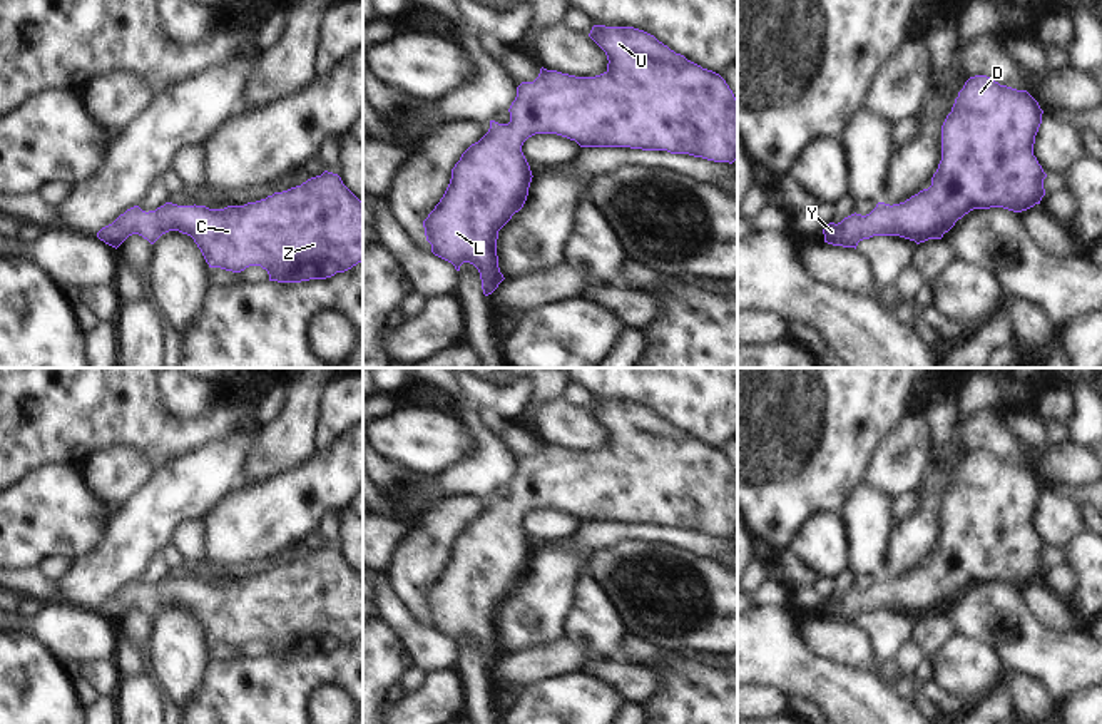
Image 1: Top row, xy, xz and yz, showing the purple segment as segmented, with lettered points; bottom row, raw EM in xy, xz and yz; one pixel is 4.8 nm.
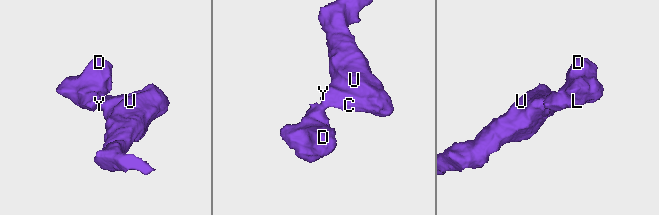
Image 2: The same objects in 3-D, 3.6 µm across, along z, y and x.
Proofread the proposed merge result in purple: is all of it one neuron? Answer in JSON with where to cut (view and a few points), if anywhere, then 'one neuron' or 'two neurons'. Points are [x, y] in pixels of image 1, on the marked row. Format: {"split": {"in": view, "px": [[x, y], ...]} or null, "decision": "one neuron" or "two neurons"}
{"split": null, "decision": "one neuron"}

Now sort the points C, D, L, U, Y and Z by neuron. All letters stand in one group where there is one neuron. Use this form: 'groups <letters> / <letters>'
groups C D L U Y Z

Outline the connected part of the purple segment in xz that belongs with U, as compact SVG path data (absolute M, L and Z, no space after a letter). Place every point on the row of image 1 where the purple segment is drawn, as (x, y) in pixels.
M594 25L589 37L605 52L607 70L575 77L542 67L533 82L522 82L508 109L510 122L490 120L488 132L462 154L443 197L423 221L431 252L457 271L463 263L473 264L485 296L505 279L497 256L498 231L528 196L533 176L522 152L528 137L557 134L580 147L667 150L729 164L737 159L737 99L719 74L634 27Z

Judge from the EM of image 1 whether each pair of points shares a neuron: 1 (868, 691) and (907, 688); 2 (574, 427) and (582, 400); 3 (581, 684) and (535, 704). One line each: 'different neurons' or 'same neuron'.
1: different neurons
2: different neurons
3: same neuron

